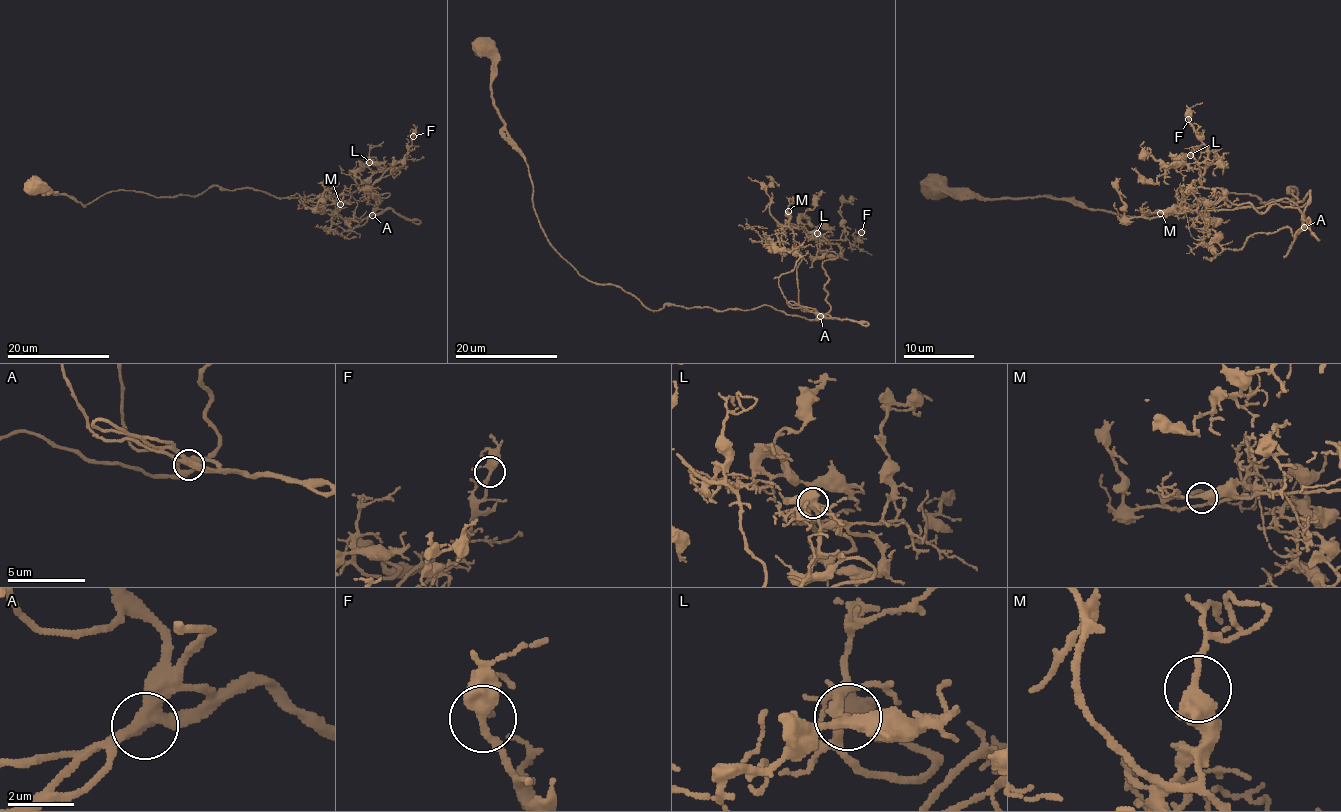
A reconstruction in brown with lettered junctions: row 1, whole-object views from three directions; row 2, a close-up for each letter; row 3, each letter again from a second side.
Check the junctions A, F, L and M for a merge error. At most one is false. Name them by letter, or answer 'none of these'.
none of these

